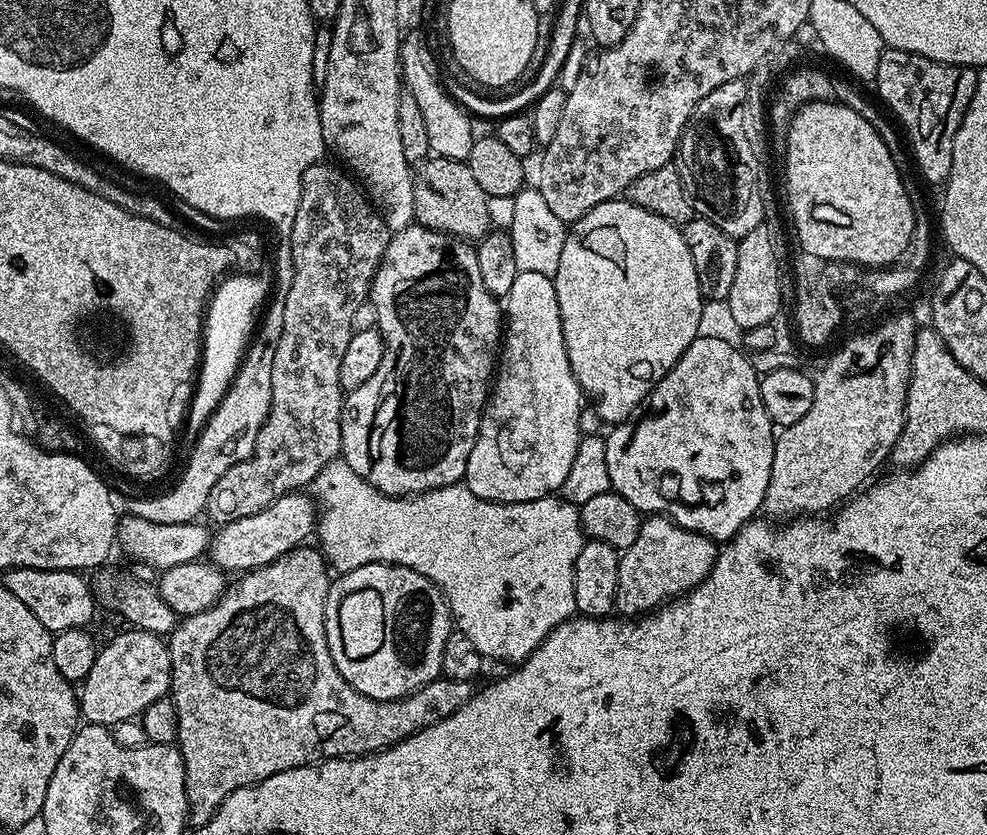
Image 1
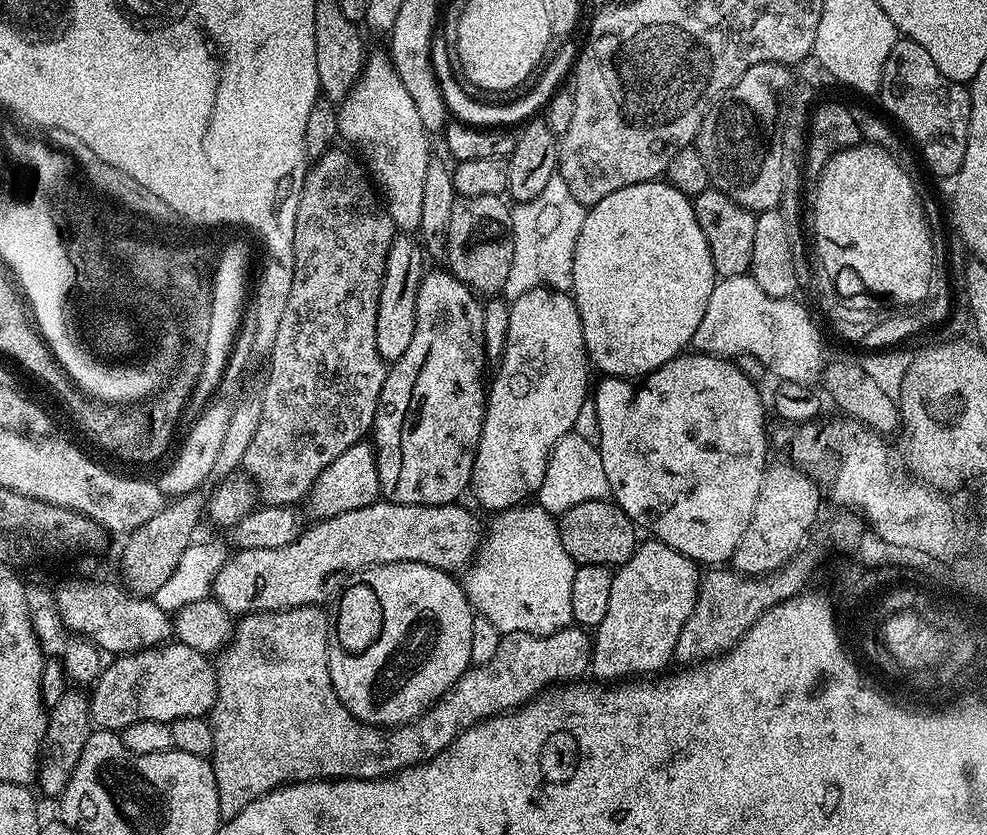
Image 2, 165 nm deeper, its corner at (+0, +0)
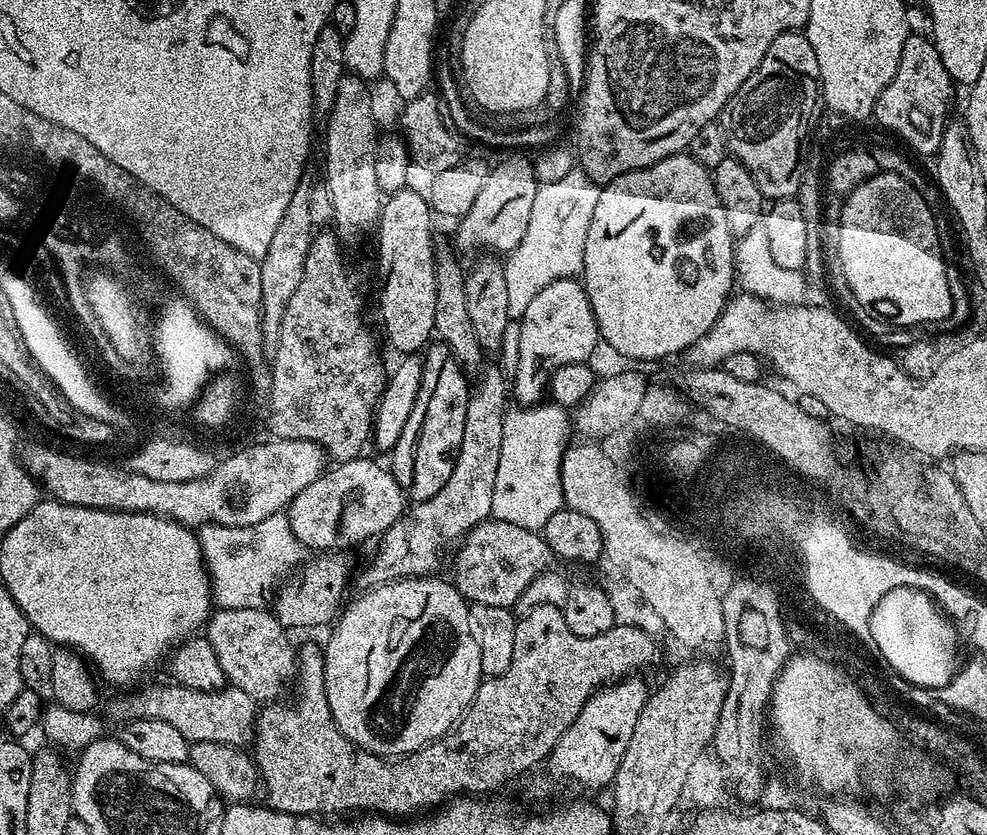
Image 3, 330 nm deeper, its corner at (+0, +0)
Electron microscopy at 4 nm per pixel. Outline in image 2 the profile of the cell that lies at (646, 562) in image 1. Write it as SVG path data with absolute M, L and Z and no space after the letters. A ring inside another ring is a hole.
M648 538L645 544L643 541L635 554L612 573L606 618L602 618L600 625L594 629L591 675L604 680L600 682L624 682L629 678L644 678L659 673L656 672L659 668L666 667L668 659L671 661L676 655L678 634L682 634L682 626L686 618L690 618L690 610L694 610L701 579L701 569L686 554L655 538Z

